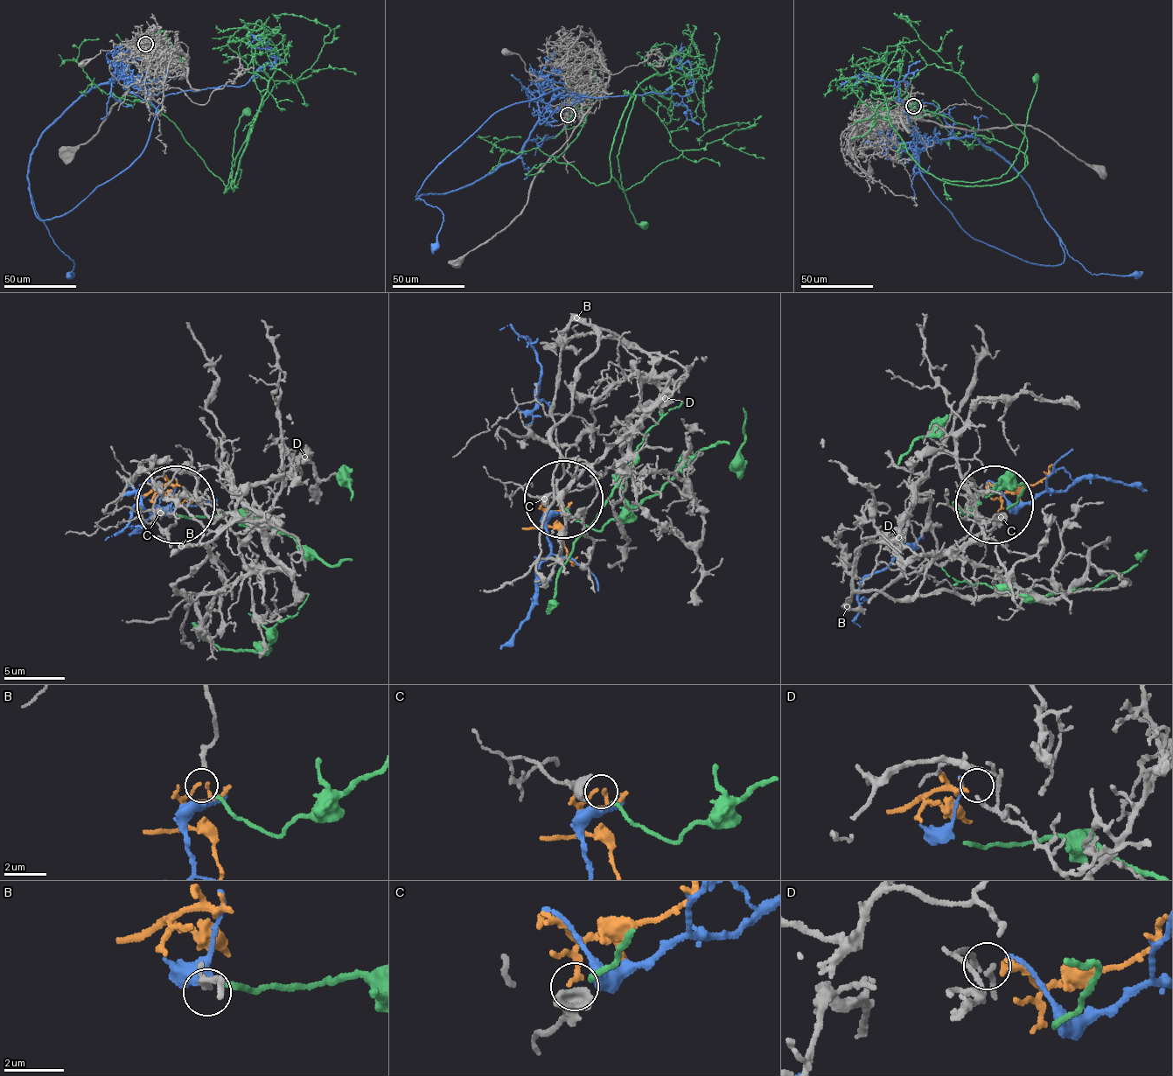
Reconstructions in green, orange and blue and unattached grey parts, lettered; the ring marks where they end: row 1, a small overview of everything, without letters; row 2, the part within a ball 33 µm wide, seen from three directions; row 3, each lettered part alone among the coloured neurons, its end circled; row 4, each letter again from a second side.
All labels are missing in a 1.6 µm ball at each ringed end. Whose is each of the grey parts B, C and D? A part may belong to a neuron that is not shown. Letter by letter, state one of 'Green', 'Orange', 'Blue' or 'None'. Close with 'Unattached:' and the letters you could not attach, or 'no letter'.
B: None
C: Green
D: Orange
Unattached: B

